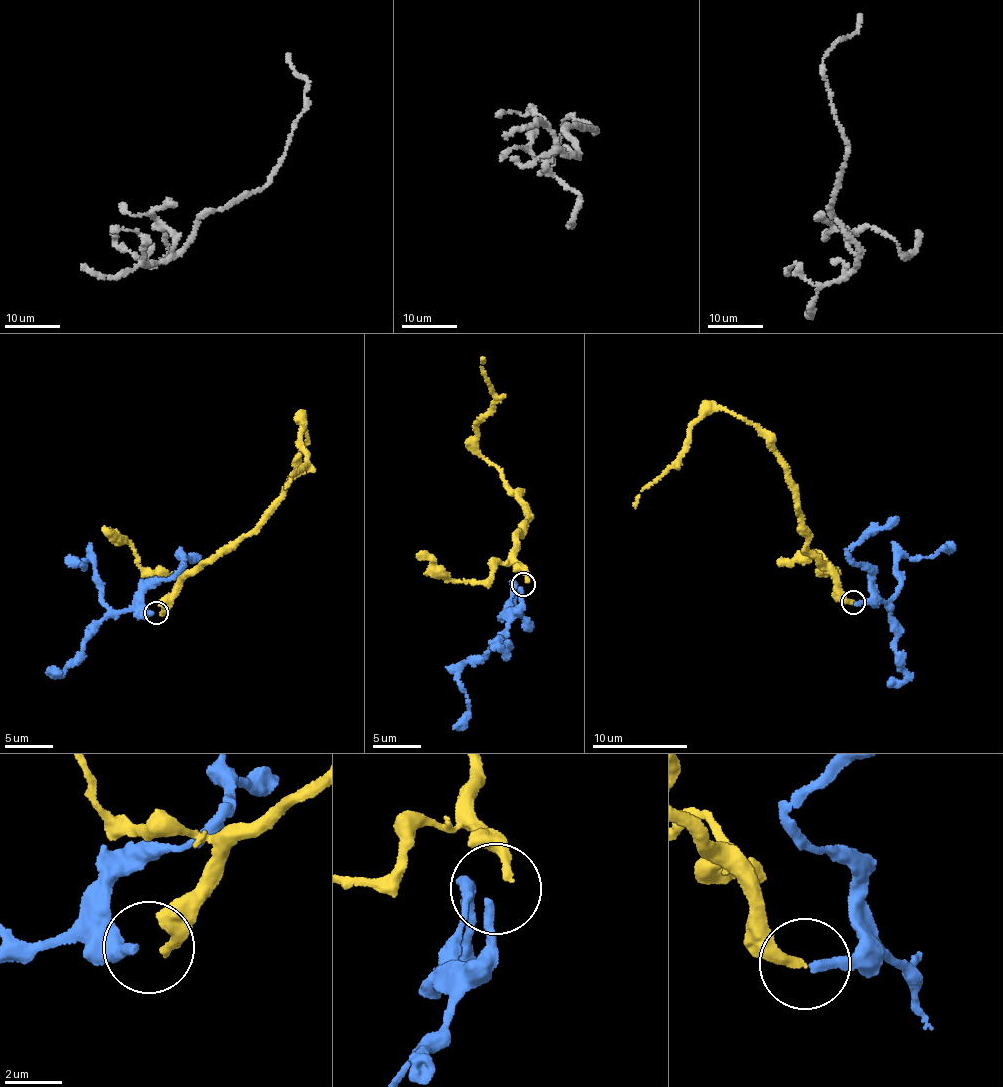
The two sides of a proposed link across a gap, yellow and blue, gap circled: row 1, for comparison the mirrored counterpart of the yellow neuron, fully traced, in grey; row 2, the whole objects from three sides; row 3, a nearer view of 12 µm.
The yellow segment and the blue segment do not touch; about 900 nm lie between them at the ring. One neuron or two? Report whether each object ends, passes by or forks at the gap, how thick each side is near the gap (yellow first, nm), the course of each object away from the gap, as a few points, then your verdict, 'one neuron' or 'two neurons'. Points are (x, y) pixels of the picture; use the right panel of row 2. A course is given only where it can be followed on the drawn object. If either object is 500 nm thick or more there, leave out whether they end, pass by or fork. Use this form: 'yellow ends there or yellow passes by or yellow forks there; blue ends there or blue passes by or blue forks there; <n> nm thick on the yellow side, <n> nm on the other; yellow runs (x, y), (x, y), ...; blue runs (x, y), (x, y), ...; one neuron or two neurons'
yellow ends there; blue ends there; 340 nm thick on the yellow side, 320 nm on the other; yellow runs (852, 601), (809, 554), (786, 467), (757, 426), (724, 410), (691, 427), (681, 458), (641, 491), (635, 508); blue runs (856, 604), (873, 605), (877, 599), (888, 604), (897, 592), (897, 561), (902, 556), (927, 558), (949, 546); two neurons

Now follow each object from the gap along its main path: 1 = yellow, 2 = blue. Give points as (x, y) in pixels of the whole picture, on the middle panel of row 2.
1: (526, 582), (516, 538), (528, 516), (478, 448), (475, 425), (495, 404), (484, 359)
2: (522, 587), (522, 607), (511, 617), (507, 632), (457, 672), (467, 709), (466, 719), (453, 728)

